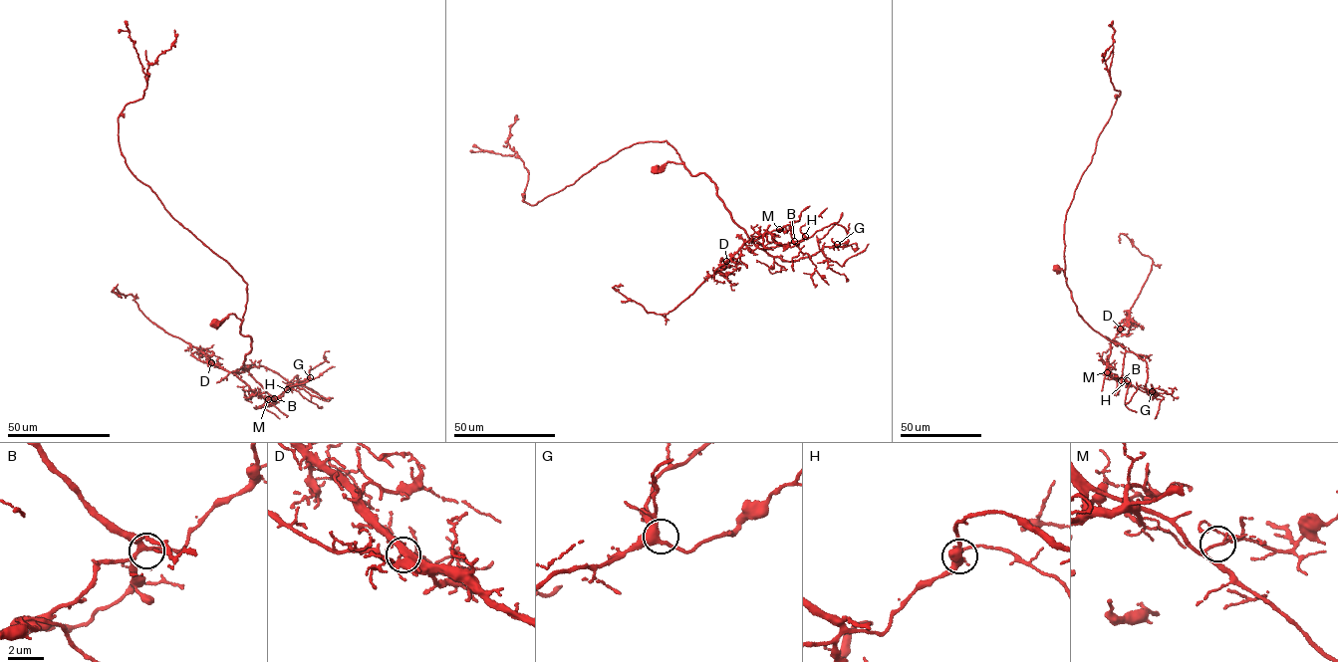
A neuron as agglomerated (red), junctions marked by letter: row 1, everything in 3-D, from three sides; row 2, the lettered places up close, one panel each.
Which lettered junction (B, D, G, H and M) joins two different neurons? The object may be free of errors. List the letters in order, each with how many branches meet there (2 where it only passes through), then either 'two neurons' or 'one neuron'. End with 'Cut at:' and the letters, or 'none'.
B: branches 5; one neuron
D: branches 4; one neuron
G: branches 4; one neuron
H: branches 4; one neuron
M: branches 4; two neurons
Cut at: M

